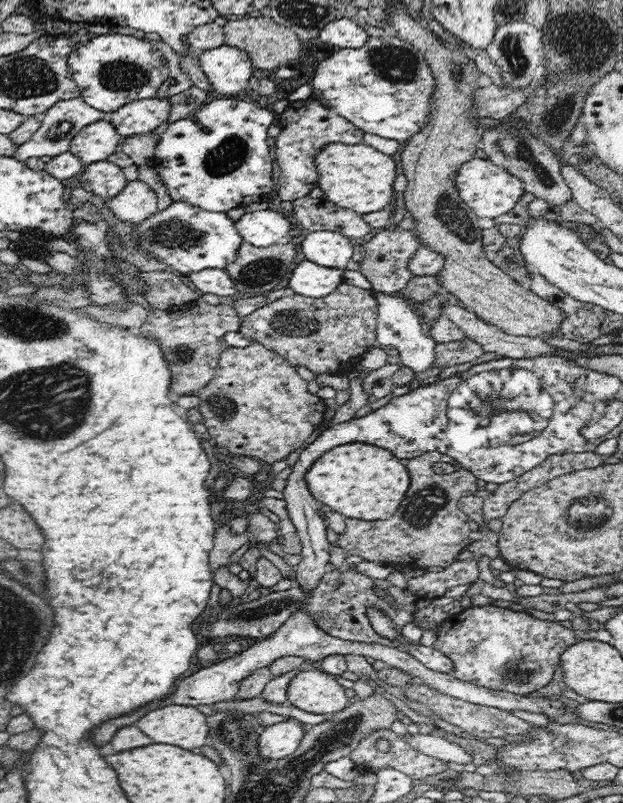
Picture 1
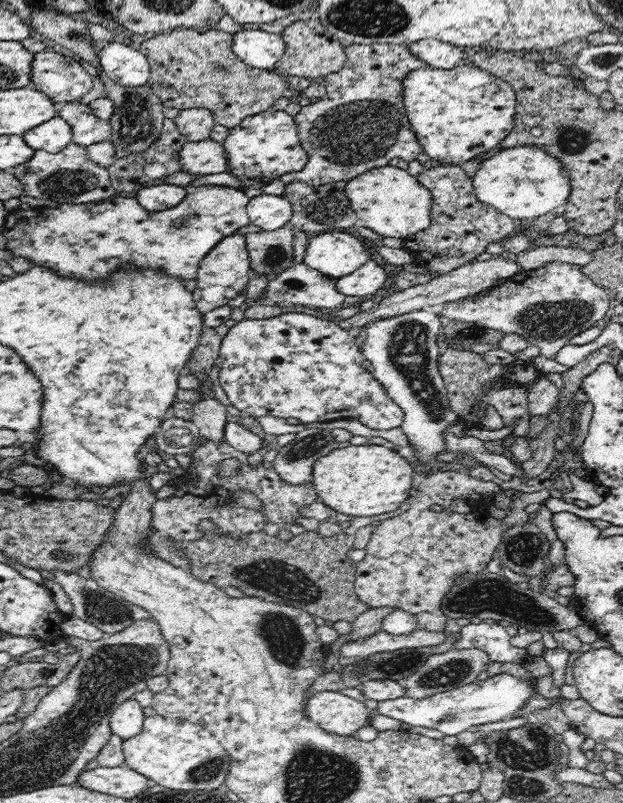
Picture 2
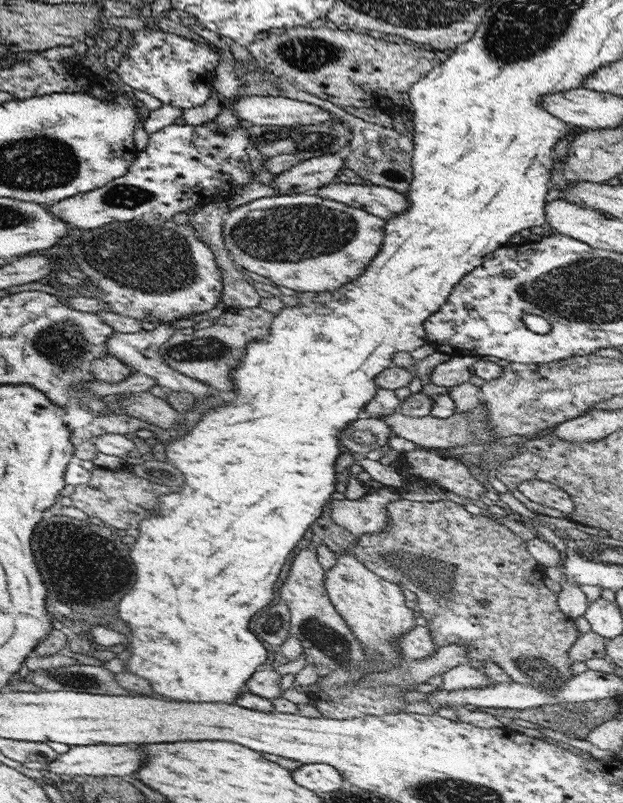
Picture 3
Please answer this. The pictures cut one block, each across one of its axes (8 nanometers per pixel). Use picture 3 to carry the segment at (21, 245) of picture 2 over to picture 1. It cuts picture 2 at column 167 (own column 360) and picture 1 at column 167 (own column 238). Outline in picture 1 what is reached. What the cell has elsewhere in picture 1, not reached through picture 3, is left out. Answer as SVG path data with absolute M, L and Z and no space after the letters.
M173 201L164 210L157 210L138 224L128 224L134 233L135 246L157 262L171 266L186 277L204 269L225 269L236 260L243 243L235 221L225 212L212 212L189 203Z

